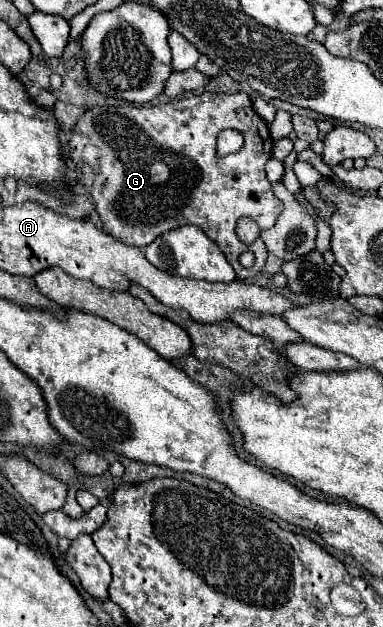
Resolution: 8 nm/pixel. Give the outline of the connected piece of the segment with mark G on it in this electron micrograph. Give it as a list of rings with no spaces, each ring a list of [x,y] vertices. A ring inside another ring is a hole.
[[[200,92],[200,94],[194,94],[194,96],[190,96],[190,98],[182,98],[182,100],[174,100],[174,102],[166,102],[166,104],[158,104],[158,106],[134,106],[134,104],[124,104],[124,106],[104,106],[104,110],[102,110],[102,108],[86,110],[86,112],[78,118],[76,126],[72,128],[72,136],[70,136],[70,142],[68,142],[68,160],[74,164],[74,168],[76,168],[76,172],[78,172],[78,184],[92,196],[94,208],[96,208],[96,212],[98,212],[98,216],[100,216],[102,224],[104,224],[104,230],[106,230],[110,236],[114,236],[116,240],[120,240],[120,242],[124,242],[124,244],[128,244],[128,246],[144,248],[144,246],[152,244],[162,232],[168,232],[168,230],[174,230],[174,228],[180,228],[180,226],[186,226],[186,224],[194,224],[194,226],[202,228],[204,234],[208,234],[208,236],[220,246],[220,250],[224,252],[224,256],[228,258],[228,262],[232,264],[232,268],[236,270],[236,278],[238,278],[238,280],[250,280],[252,276],[260,274],[262,268],[264,268],[264,264],[266,264],[268,252],[266,252],[264,240],[262,240],[262,238],[256,238],[256,240],[250,244],[250,250],[256,254],[256,264],[254,264],[250,270],[246,270],[246,268],[238,262],[238,256],[240,256],[242,252],[246,252],[248,246],[246,246],[244,242],[238,240],[238,236],[236,236],[236,222],[238,222],[240,218],[252,218],[252,220],[258,224],[260,230],[268,230],[268,228],[272,228],[272,226],[276,224],[278,216],[280,216],[282,210],[284,210],[284,204],[274,196],[272,186],[268,184],[266,174],[264,174],[264,164],[266,164],[266,160],[268,160],[270,156],[272,156],[272,138],[270,138],[270,130],[268,130],[266,122],[254,112],[252,102],[250,102],[248,94],[244,94],[244,92],[236,92],[236,94]],[[226,128],[234,128],[234,130],[238,130],[238,132],[244,136],[244,148],[242,148],[240,152],[236,152],[236,154],[230,154],[230,156],[220,158],[220,156],[216,154],[216,136],[218,136],[218,132],[222,132],[222,130],[226,130]],[[86,146],[98,146],[98,152],[102,154],[102,158],[98,158],[98,162],[94,162],[94,168],[82,160],[82,150],[84,150]]]

